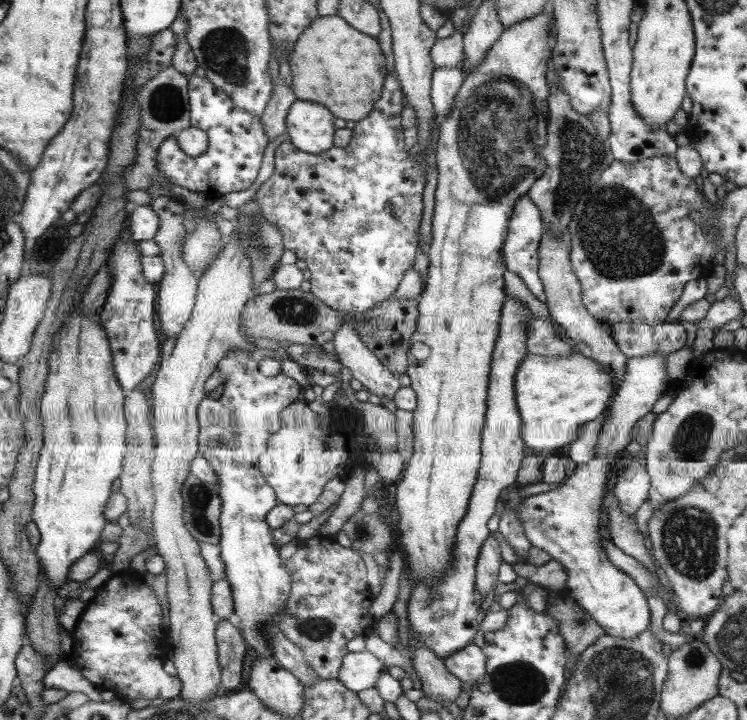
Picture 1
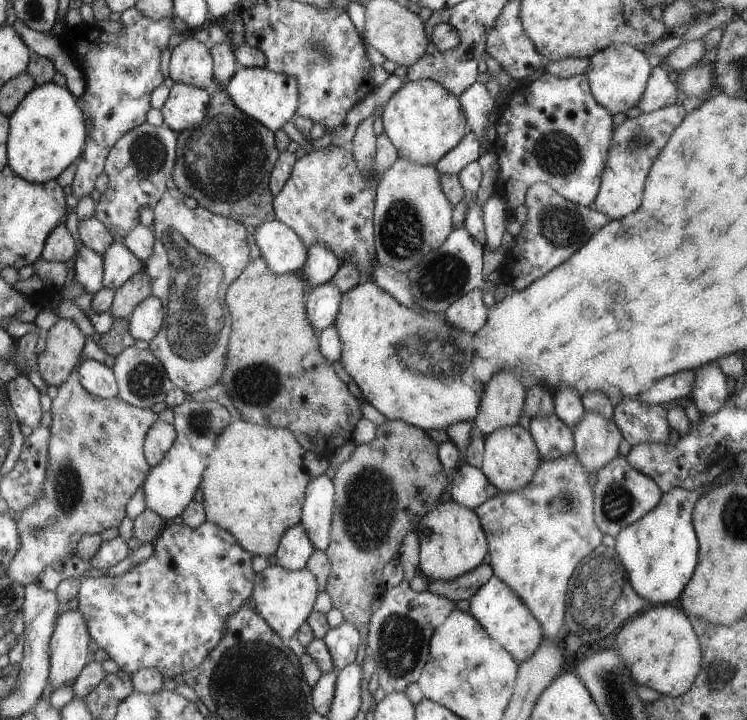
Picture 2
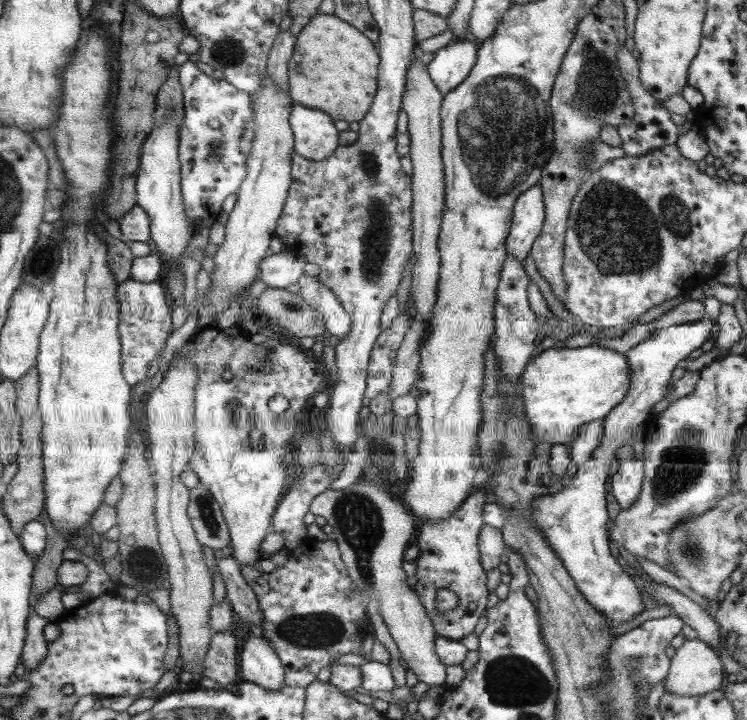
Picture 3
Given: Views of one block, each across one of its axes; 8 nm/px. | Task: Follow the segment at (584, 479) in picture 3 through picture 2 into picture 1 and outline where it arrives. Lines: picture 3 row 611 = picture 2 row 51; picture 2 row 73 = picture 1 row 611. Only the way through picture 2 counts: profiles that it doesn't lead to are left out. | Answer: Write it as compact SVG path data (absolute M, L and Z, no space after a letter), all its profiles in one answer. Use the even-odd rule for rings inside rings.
M654 353L654 355L646 355L644 357L629 358L628 359L628 366L627 366L627 376L624 376L623 384L620 384L620 387L618 387L618 391L616 391L616 395L614 395L614 397L611 397L610 407L607 407L608 413L606 413L606 417L604 417L604 420L603 420L603 425L601 426L600 436L598 437L598 443L599 444L596 445L596 457L592 458L591 461L588 461L588 462L584 463L583 465L578 465L576 467L576 470L574 471L574 473L572 475L570 475L570 477L568 477L565 480L565 482L561 484L561 486L559 486L558 488L556 488L556 490L550 490L550 492L544 492L544 494L536 494L536 496L530 496L529 498L526 498L524 501L522 501L522 503L520 504L520 506L518 506L518 508L516 508L514 511L508 511L508 512L515 512L515 514L516 515L519 515L519 518L522 519L522 524L524 526L524 530L525 530L525 532L527 534L527 537L530 539L530 542L532 544L532 547L539 548L540 550L543 550L544 552L548 553L552 557L553 560L556 560L559 564L562 564L562 567L566 568L566 572L568 572L568 580L567 580L567 583L565 584L565 586L568 587L569 596L572 597L578 603L578 605L580 605L585 610L585 612L597 624L599 624L599 626L602 629L604 629L604 632L605 632L606 635L613 636L613 637L616 637L616 638L632 639L632 638L636 638L636 637L640 636L640 633L647 632L647 630L651 627L651 608L650 608L650 600L647 598L647 595L645 594L645 592L643 591L643 589L642 588L638 588L638 583L635 581L635 579L633 579L631 577L631 575L624 574L624 571L623 570L620 570L619 567L612 565L611 560L608 559L608 556L606 555L606 552L604 551L604 548L603 548L603 545L602 545L602 534L600 534L600 514L602 512L602 508L605 507L605 505L604 505L604 502L605 502L605 491L608 490L608 488L607 488L608 464L610 464L610 462L615 462L616 460L618 460L618 452L624 451L624 449L626 448L626 446L628 446L628 444L630 444L630 442L632 442L634 440L635 431L636 431L636 427L637 427L636 422L638 422L638 420L640 420L643 416L646 416L646 414L648 414L648 412L651 412L652 407L654 406L654 404L656 404L656 401L670 387L672 380L670 379L670 377L668 377L668 372L665 370L665 366L666 366L666 357L664 357L664 355L662 353Z

